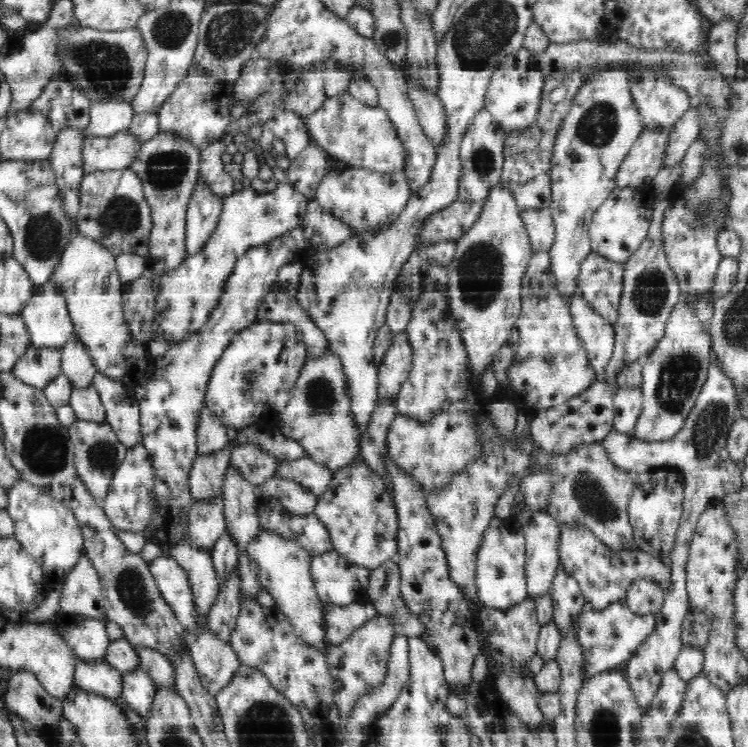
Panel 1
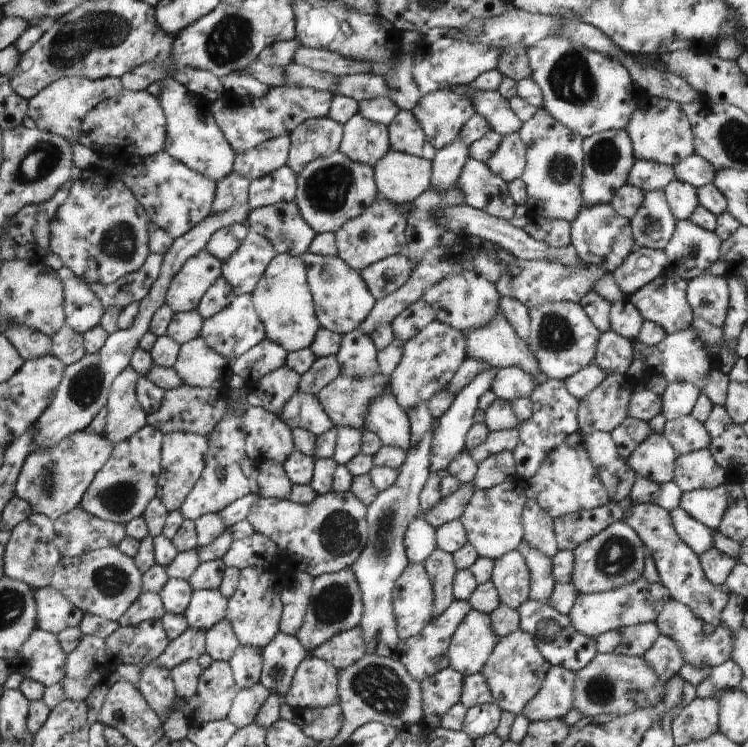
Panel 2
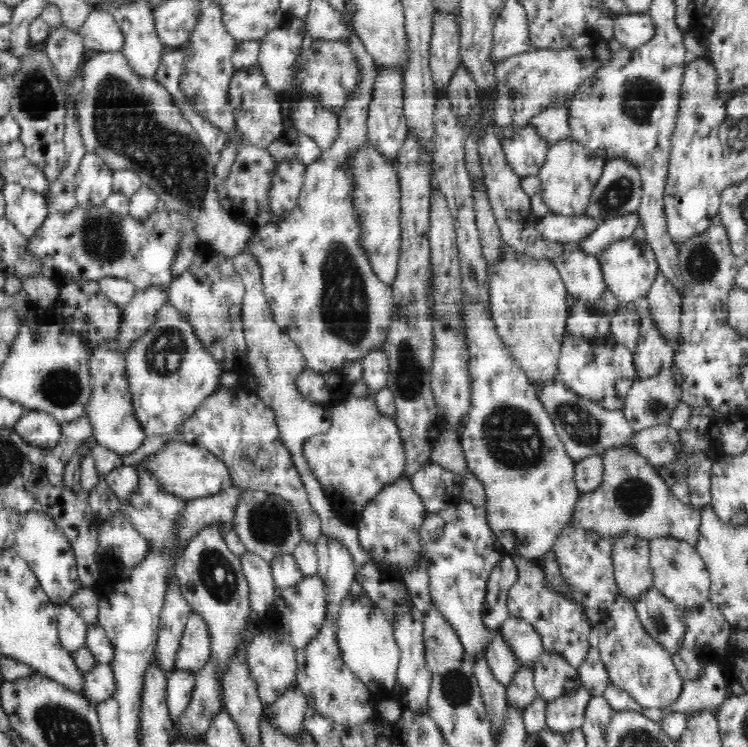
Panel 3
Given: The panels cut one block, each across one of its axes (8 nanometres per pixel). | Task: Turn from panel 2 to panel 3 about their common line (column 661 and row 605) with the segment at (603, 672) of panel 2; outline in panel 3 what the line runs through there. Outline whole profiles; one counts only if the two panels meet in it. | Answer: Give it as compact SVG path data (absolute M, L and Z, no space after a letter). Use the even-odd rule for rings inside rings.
M662 538L649 541L653 587L680 610L694 609L710 599L711 577L695 545L684 540Z

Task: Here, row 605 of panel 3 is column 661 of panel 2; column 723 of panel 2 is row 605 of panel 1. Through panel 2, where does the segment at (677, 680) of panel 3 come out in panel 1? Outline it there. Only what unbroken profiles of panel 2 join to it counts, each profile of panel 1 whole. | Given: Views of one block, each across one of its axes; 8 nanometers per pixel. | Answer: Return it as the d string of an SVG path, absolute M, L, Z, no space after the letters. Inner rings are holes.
M637 579L629 588L625 604L634 615L659 615L666 594L658 583L648 579Z

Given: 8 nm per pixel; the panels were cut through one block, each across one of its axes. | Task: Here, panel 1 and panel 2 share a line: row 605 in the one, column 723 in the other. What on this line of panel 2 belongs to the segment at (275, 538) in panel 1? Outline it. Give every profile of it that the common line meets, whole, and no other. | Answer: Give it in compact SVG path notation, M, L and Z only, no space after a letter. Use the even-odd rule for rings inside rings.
M704 274L688 282L688 300L693 314L707 319L716 327L725 324L730 303L729 293L725 276Z

